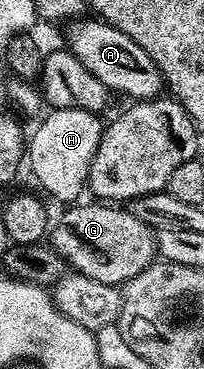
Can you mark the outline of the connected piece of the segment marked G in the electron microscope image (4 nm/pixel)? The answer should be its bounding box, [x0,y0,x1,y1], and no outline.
[48,203,156,287]

